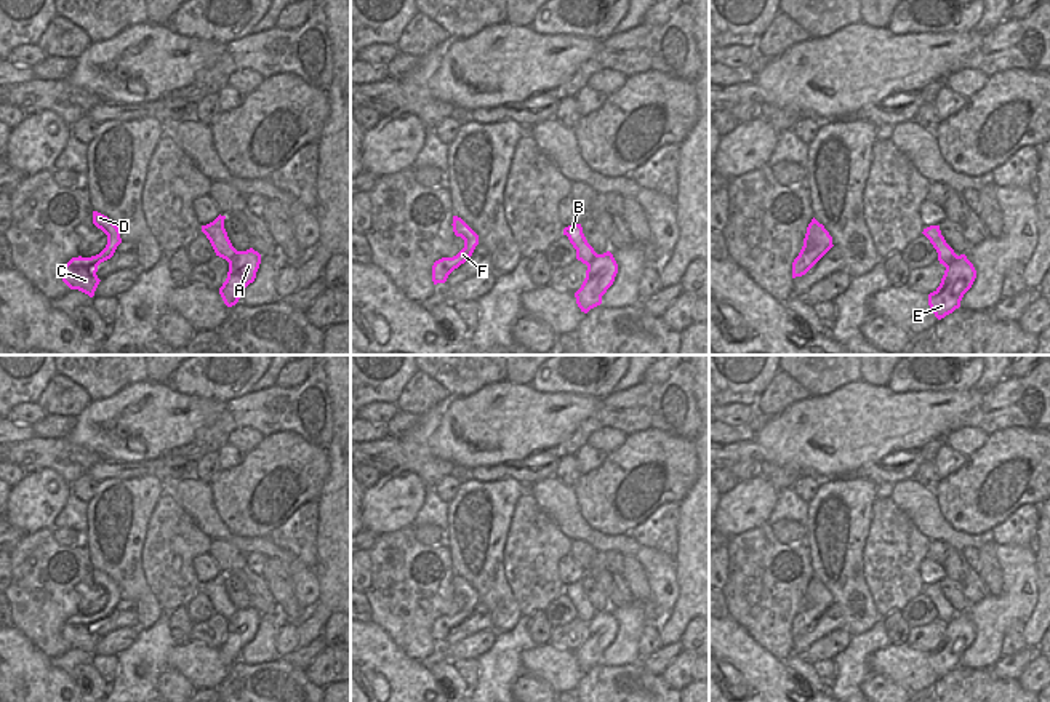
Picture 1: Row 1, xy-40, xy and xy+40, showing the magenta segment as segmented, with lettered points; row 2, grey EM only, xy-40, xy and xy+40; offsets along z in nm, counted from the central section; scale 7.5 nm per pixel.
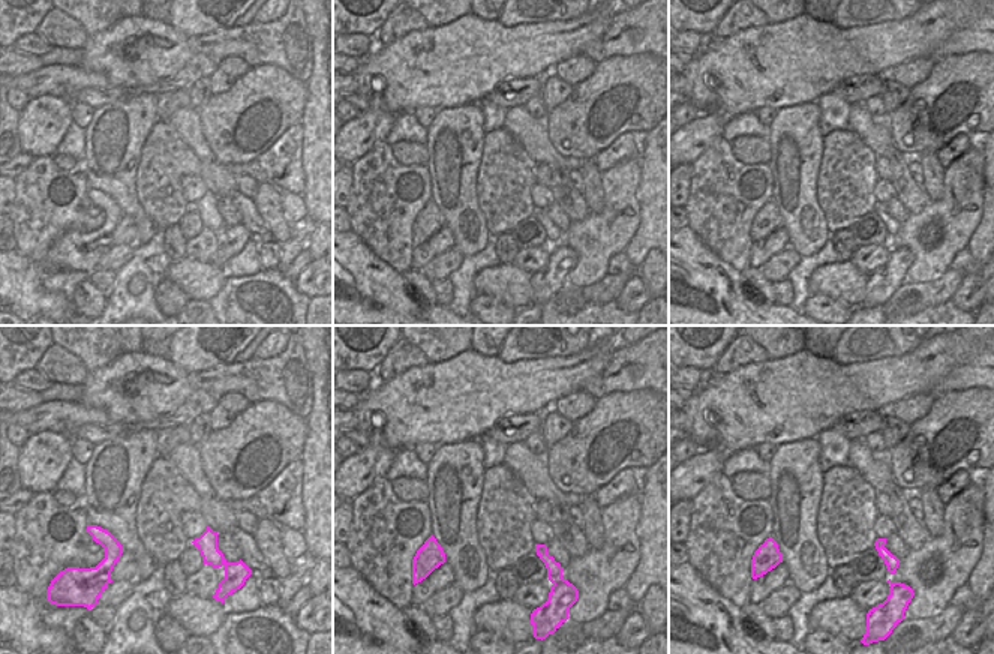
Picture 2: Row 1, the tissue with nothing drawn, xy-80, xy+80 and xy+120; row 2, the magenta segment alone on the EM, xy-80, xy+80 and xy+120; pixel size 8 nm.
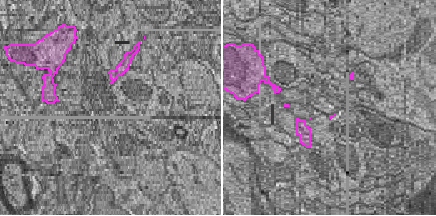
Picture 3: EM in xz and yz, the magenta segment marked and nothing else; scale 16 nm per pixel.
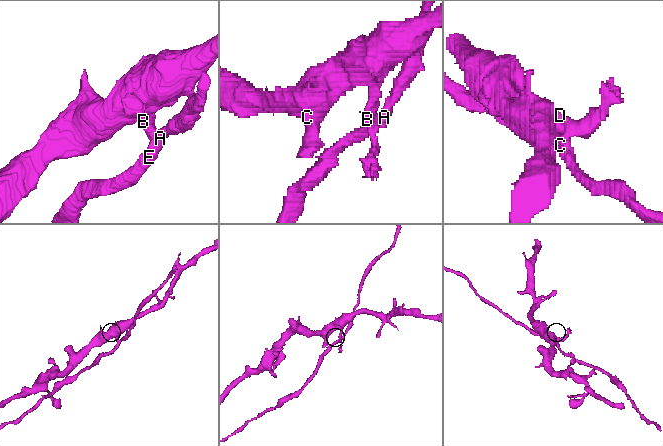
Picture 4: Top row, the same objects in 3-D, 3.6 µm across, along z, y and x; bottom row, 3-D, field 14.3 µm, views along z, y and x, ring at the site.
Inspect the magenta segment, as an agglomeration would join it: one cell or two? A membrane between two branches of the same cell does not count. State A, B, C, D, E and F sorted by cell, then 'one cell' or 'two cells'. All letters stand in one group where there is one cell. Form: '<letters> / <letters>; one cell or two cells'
A E / B C D F; two cells

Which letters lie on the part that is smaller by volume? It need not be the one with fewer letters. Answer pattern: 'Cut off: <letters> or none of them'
Cut off: A, E.

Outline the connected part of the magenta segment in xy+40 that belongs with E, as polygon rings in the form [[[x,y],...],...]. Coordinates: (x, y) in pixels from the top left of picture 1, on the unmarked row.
[[[965,612],[957,614],[946,625],[940,644],[928,652],[928,664],[938,678],[960,665],[962,656],[975,636],[976,628]]]

